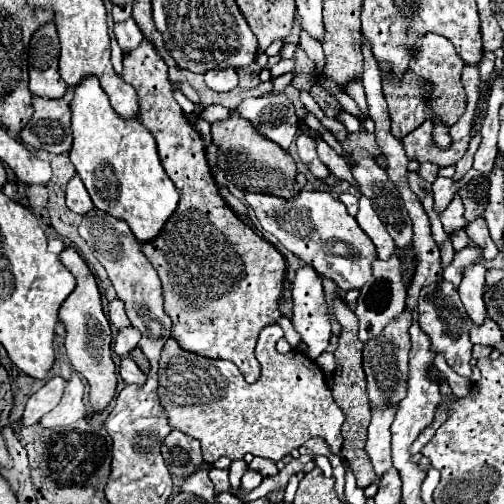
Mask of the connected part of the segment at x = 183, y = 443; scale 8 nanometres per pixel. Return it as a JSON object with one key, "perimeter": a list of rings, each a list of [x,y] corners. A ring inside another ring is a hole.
{"perimeter":[[[171,430],[171,434],[165,438],[161,446],[161,454],[165,458],[167,470],[173,476],[187,478],[203,466],[199,442],[179,430]]]}

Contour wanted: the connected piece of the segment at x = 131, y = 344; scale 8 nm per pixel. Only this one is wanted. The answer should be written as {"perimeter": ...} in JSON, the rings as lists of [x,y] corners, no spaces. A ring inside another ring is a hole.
{"perimeter":[[[129,326],[129,328],[125,328],[125,330],[119,330],[119,334],[117,334],[115,342],[113,342],[113,352],[115,352],[119,358],[127,356],[127,354],[137,346],[139,338],[141,338],[141,332],[135,330],[133,326]]]}

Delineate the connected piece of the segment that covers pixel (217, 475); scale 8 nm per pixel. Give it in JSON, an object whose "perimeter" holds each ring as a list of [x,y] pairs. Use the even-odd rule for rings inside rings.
{"perimeter":[[[211,468],[211,470],[209,470],[209,478],[211,478],[217,494],[221,494],[221,492],[231,492],[231,490],[229,490],[231,484],[229,484],[229,474],[227,474],[227,470]]]}

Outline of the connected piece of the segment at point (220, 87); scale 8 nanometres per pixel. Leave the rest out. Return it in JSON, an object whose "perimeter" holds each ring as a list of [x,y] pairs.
{"perimeter":[[[209,70],[205,74],[205,82],[211,90],[229,92],[237,86],[237,72],[235,70]]]}

